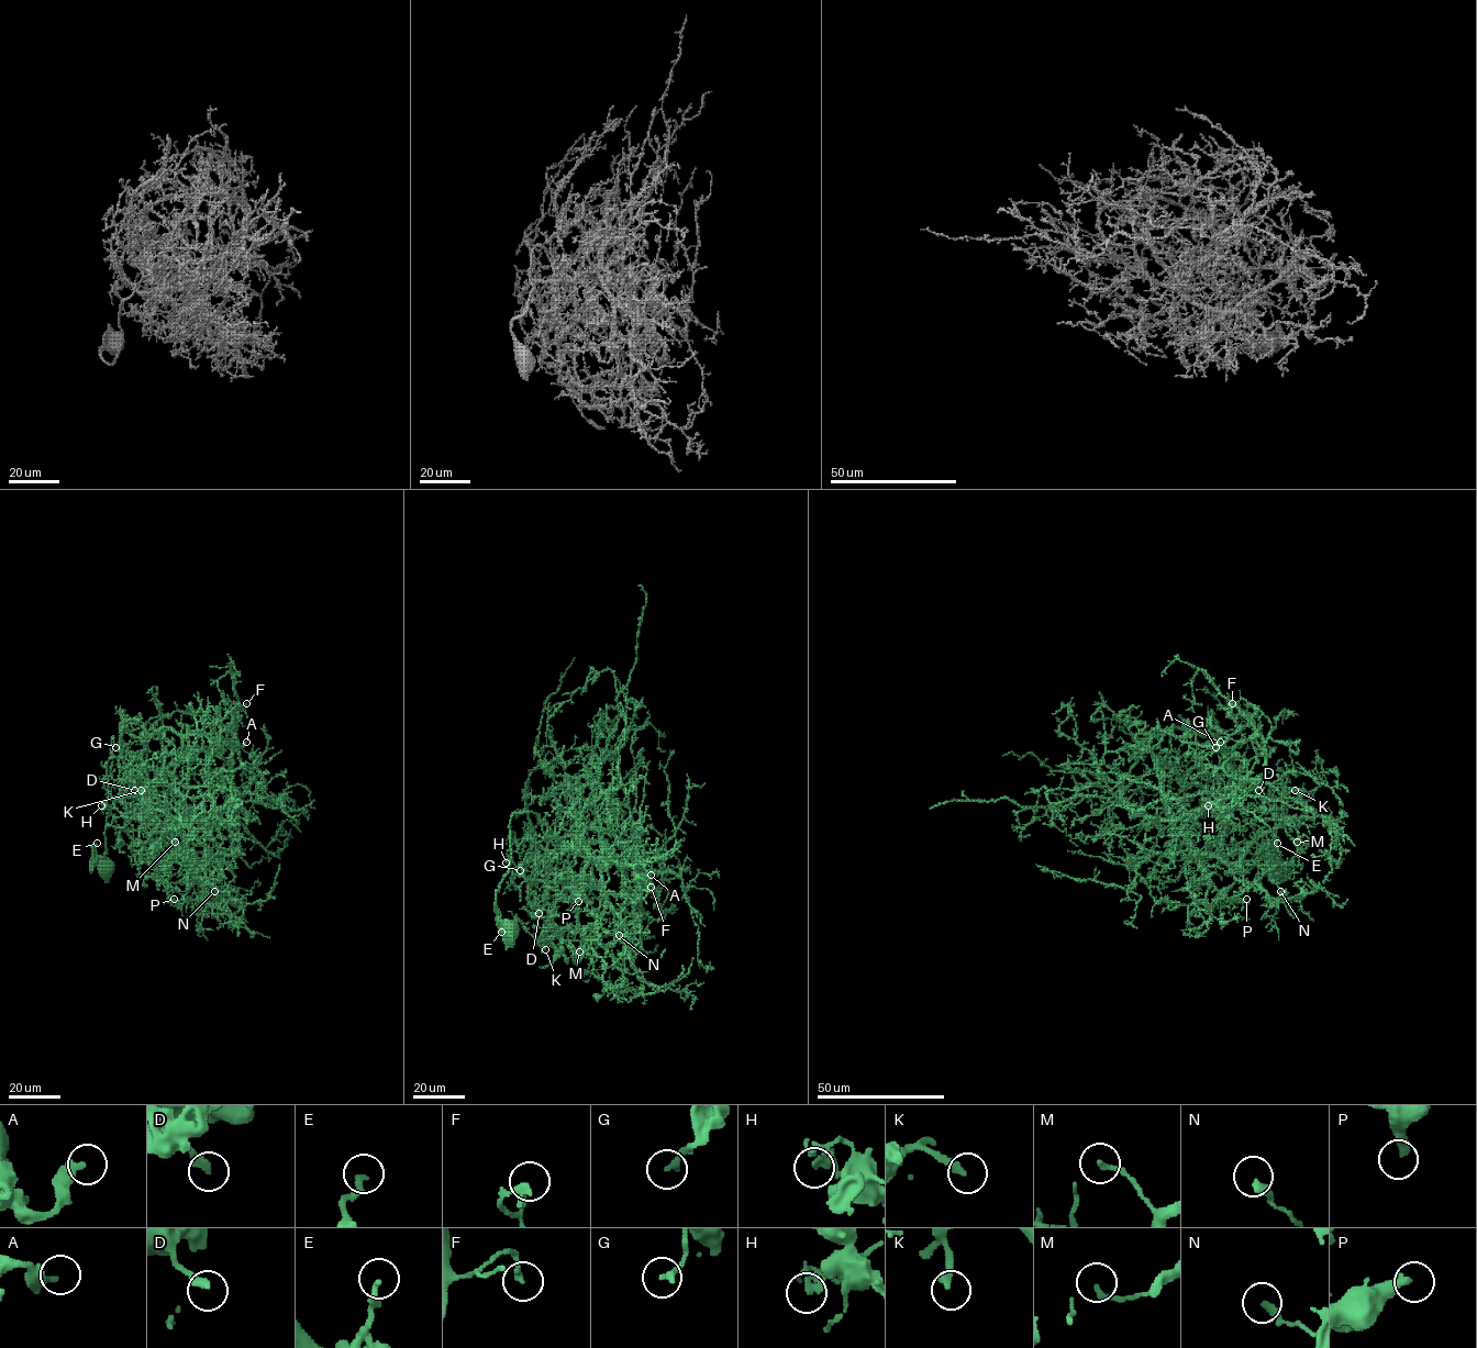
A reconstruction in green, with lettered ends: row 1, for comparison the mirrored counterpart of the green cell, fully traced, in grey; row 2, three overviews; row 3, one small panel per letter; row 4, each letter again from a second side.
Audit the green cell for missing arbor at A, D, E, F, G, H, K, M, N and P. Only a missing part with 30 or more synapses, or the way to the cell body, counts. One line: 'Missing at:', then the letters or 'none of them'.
Missing at: none of them

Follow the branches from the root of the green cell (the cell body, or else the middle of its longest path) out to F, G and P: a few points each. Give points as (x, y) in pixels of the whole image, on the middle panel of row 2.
F: (511, 928), (496, 892), (515, 813), (534, 812), (553, 838), (609, 832), (642, 881), (635, 920), (651, 887)
G: (511, 928), (496, 905), (511, 816), (534, 812), (546, 836), (574, 837), (541, 858), (533, 830), (520, 870)
P: (511, 928), (496, 892), (515, 813), (596, 860), (601, 888), (586, 879), (578, 901)

